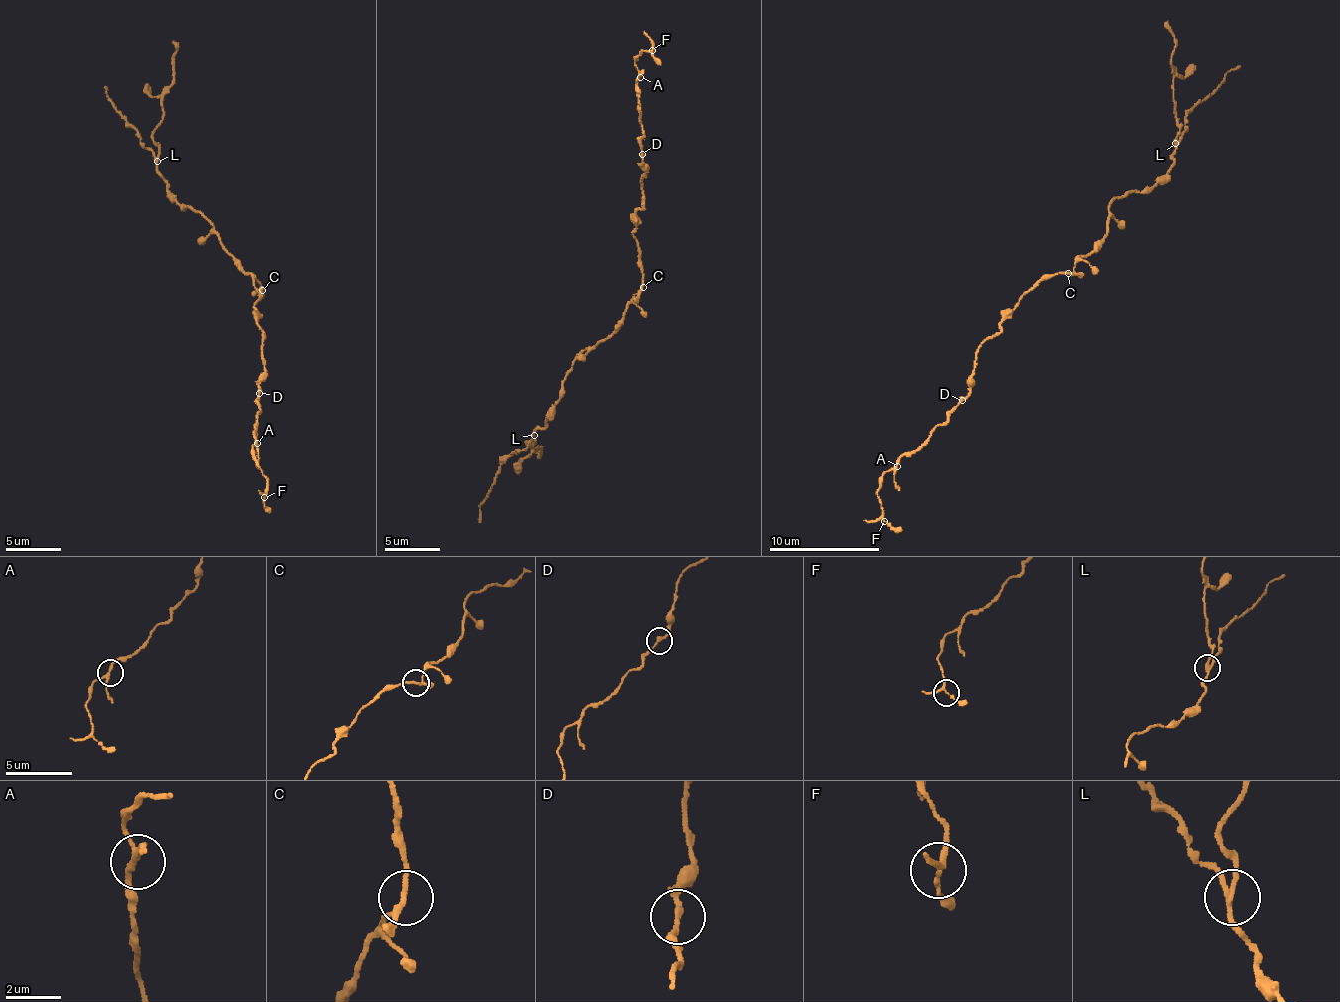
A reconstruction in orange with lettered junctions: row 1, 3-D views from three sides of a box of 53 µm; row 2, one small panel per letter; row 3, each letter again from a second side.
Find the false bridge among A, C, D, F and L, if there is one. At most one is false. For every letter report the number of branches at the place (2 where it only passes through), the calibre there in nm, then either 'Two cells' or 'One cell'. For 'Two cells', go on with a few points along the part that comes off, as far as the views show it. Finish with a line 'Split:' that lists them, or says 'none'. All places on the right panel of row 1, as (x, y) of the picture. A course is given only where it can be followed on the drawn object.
A: Branches: 3. Thickness 170 nm. One cell
C: Branches: 3. Thickness 160 nm. One cell
D: Branches: 2. Thickness 200 nm. One cell
F: Branches: 3. Thickness 170 nm. One cell
L: Branches: 3. Thickness 170 nm. Two cells. Course of the part to remove: (1174, 143), (1180, 129), (1172, 98), (1171, 58), (1176, 39), (1168, 20)
Split: L

